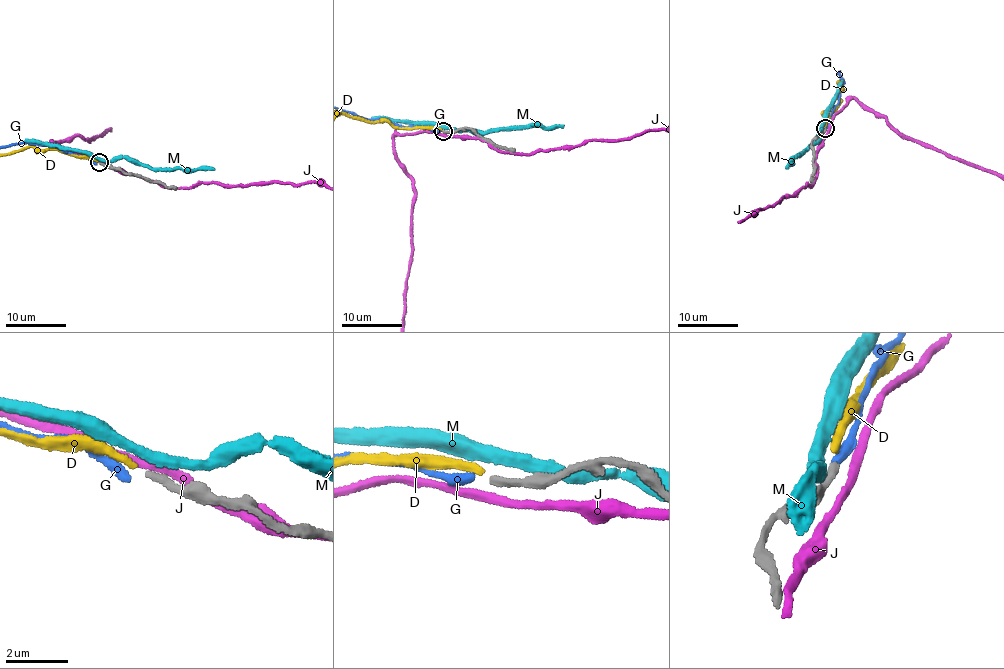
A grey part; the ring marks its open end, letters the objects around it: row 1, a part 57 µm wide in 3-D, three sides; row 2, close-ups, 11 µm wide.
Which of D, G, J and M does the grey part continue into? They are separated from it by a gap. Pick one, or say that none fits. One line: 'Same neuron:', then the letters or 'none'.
Same neuron: none

